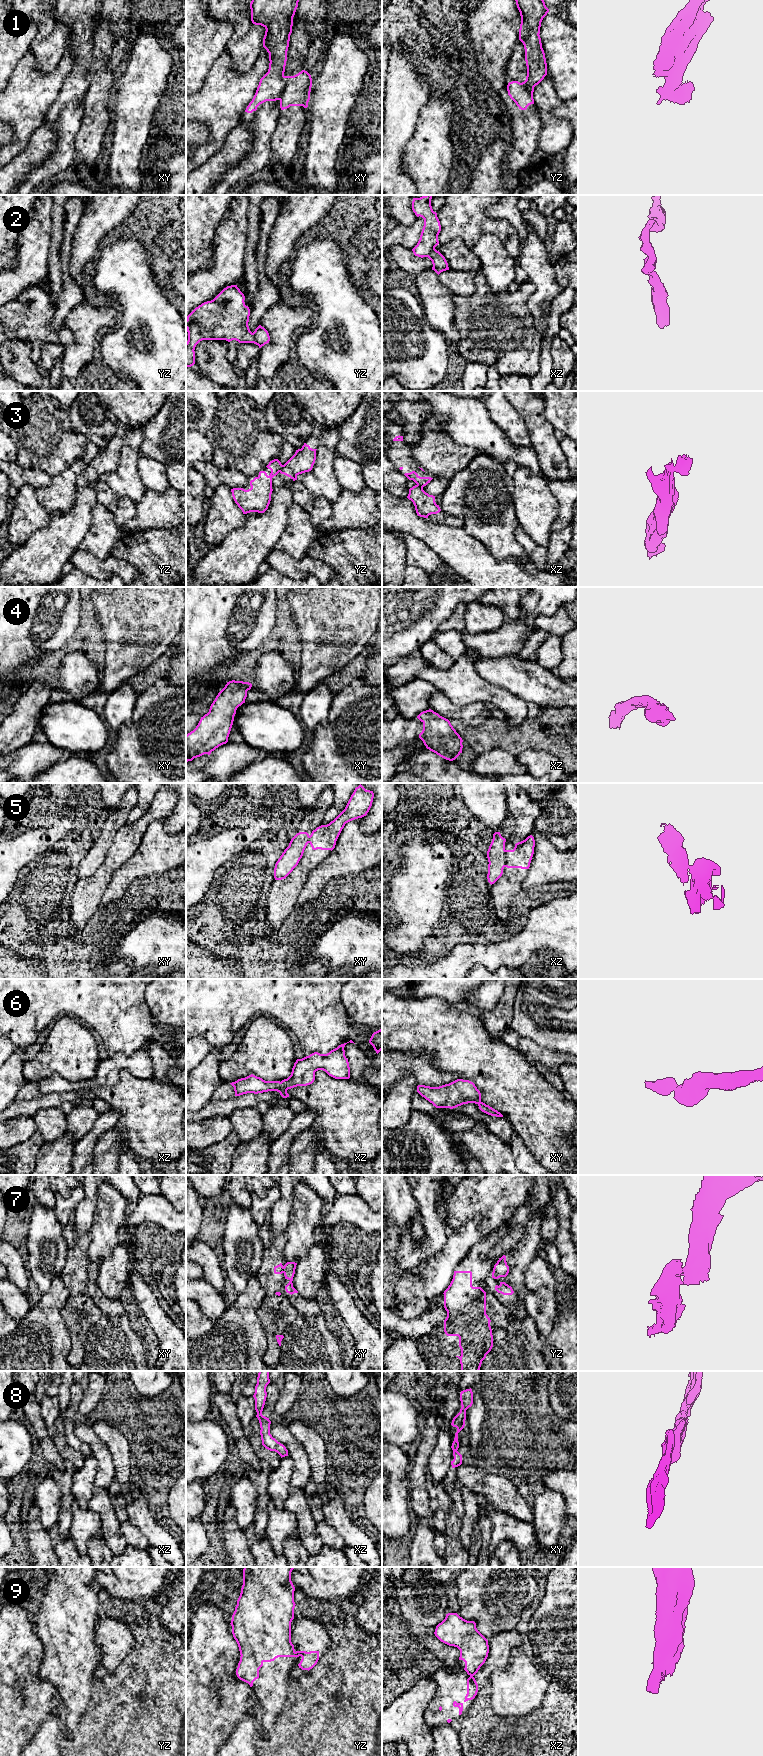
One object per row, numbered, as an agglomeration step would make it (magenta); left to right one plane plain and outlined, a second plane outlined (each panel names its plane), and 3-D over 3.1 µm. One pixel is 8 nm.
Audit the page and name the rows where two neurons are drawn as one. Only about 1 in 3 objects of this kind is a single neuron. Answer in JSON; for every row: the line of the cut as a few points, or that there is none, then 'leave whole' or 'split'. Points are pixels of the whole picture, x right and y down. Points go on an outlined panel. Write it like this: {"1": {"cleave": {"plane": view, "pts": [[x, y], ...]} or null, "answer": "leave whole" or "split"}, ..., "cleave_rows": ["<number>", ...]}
{"1": {"cleave": {"plane": "xy", "pts": [[284, 76], [284, 89], [279, 99]]}, "answer": "split"}, "2": {"cleave": null, "answer": "leave whole"}, "3": {"cleave": {"plane": "yz", "pts": [[282, 465], [279, 471]]}, "answer": "split"}, "4": {"cleave": null, "answer": "leave whole"}, "5": {"cleave": {"plane": "xz", "pts": [[504, 850], [505, 866]]}, "answer": "split"}, "6": {"cleave": null, "answer": "leave whole"}, "7": {"cleave": {"plane": "xy", "pts": [[282, 1267], [283, 1272]]}, "answer": "split"}, "8": {"cleave": {"plane": "xz", "pts": [[261, 1412], [257, 1414]]}, "answer": "split"}, "9": {"cleave": {"plane": "yz", "pts": [[294, 1652], [296, 1656]]}, "answer": "split"}, "cleave_rows": ["1", "3", "5", "7", "8", "9"]}

